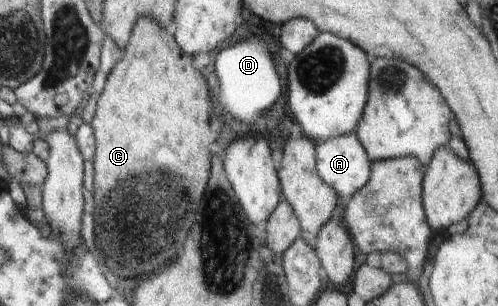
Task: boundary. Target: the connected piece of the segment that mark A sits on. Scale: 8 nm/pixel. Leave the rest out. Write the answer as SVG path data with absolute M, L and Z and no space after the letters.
M355 132L319 142L316 148L316 170L338 198L350 198L370 180L371 161L359 143Z

